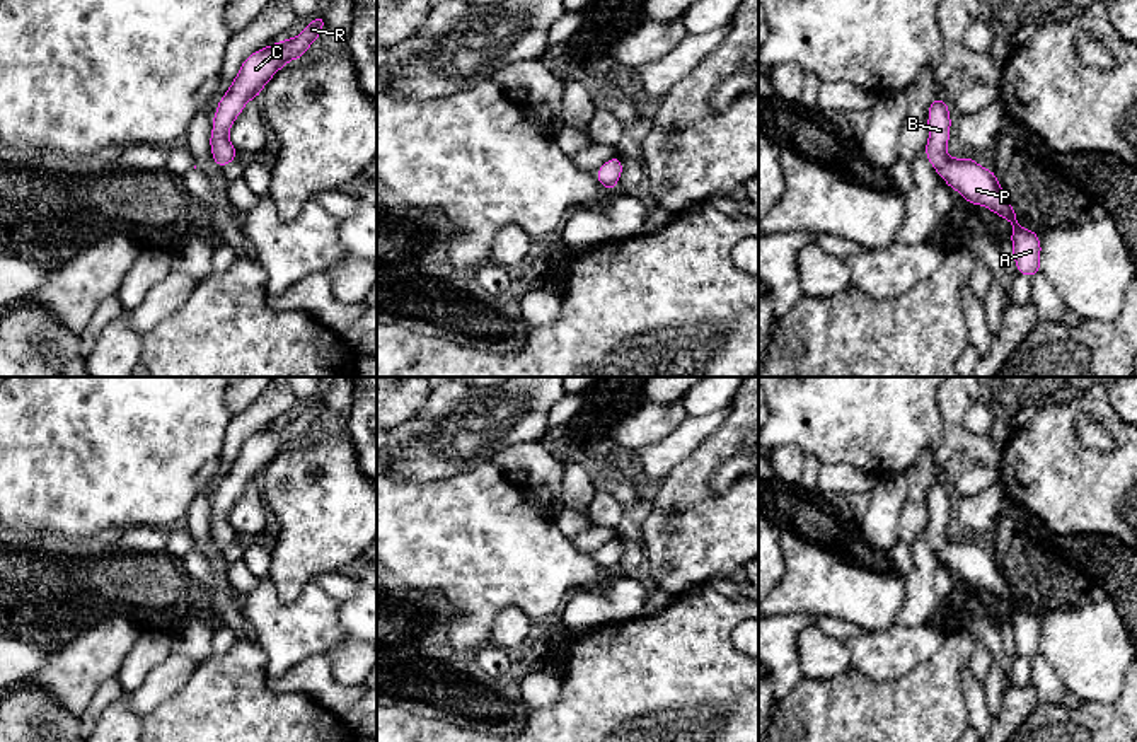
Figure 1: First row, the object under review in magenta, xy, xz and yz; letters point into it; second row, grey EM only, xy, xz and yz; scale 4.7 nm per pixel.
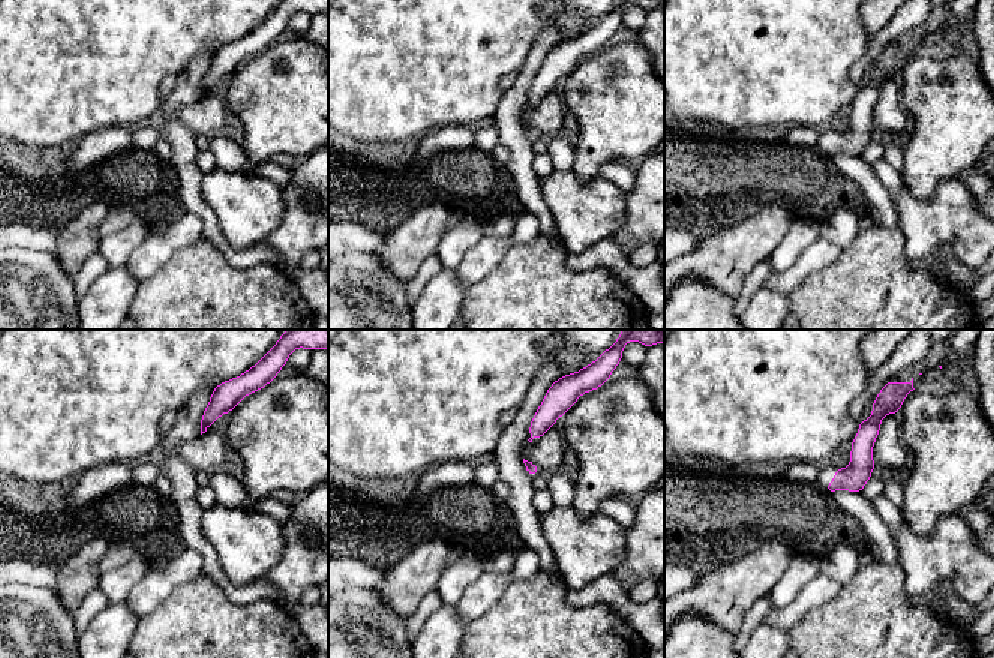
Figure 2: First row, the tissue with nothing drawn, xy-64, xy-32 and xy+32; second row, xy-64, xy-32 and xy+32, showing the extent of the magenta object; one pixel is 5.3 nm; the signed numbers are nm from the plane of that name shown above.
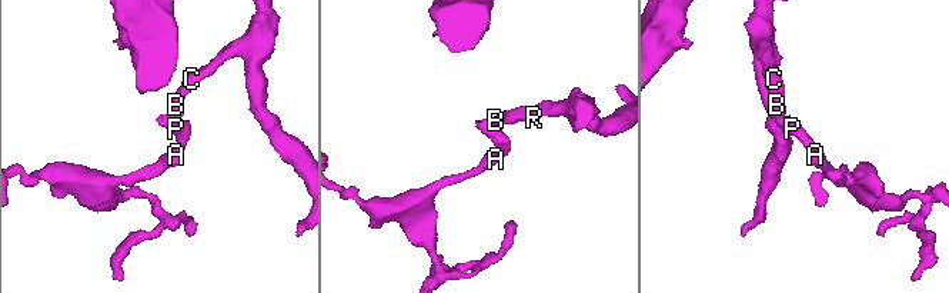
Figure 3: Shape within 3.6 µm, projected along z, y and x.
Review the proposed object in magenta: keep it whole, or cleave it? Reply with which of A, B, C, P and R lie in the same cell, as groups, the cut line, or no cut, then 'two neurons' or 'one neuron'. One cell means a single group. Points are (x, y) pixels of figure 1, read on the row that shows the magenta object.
A B C P R; no cut; one neuron

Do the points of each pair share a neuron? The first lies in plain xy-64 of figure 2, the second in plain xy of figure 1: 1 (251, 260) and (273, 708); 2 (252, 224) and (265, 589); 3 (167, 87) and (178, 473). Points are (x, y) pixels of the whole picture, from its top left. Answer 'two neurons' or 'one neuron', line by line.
1: two neurons
2: one neuron
3: two neurons

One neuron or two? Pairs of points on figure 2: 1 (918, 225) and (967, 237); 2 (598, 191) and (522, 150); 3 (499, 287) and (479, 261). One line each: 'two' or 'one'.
1: one
2: two
3: two

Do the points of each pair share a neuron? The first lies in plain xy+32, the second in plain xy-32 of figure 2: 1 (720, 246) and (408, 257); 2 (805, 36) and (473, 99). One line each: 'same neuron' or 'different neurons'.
1: same neuron
2: same neuron

